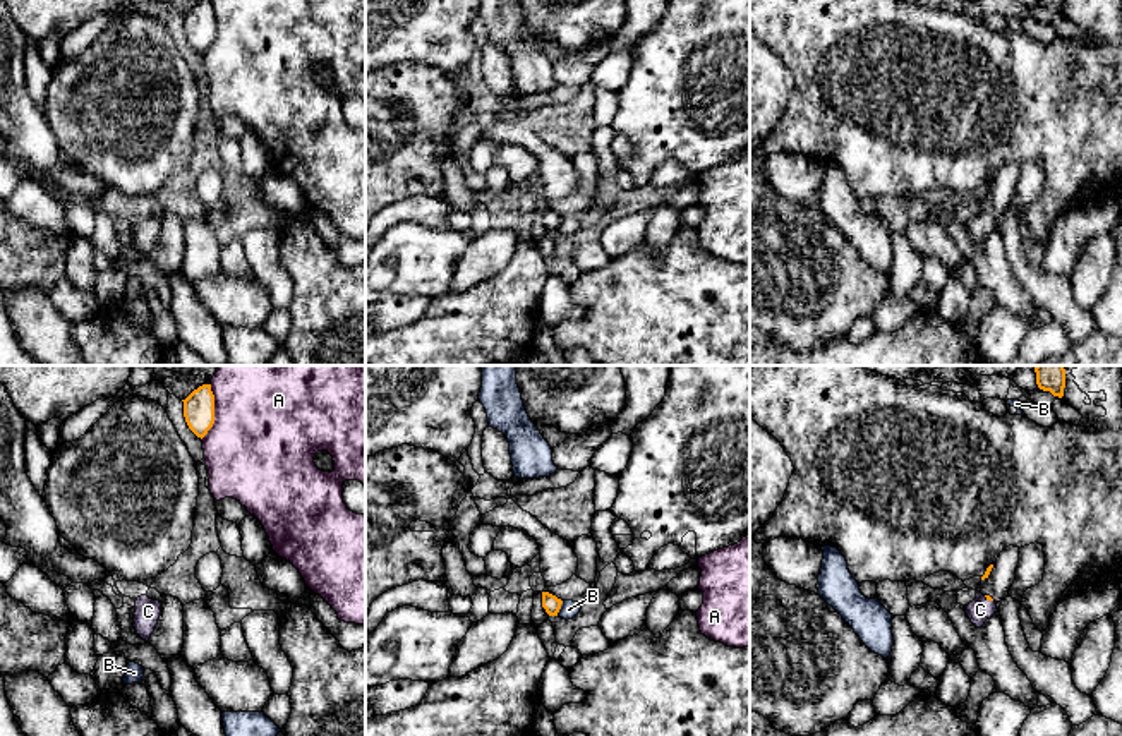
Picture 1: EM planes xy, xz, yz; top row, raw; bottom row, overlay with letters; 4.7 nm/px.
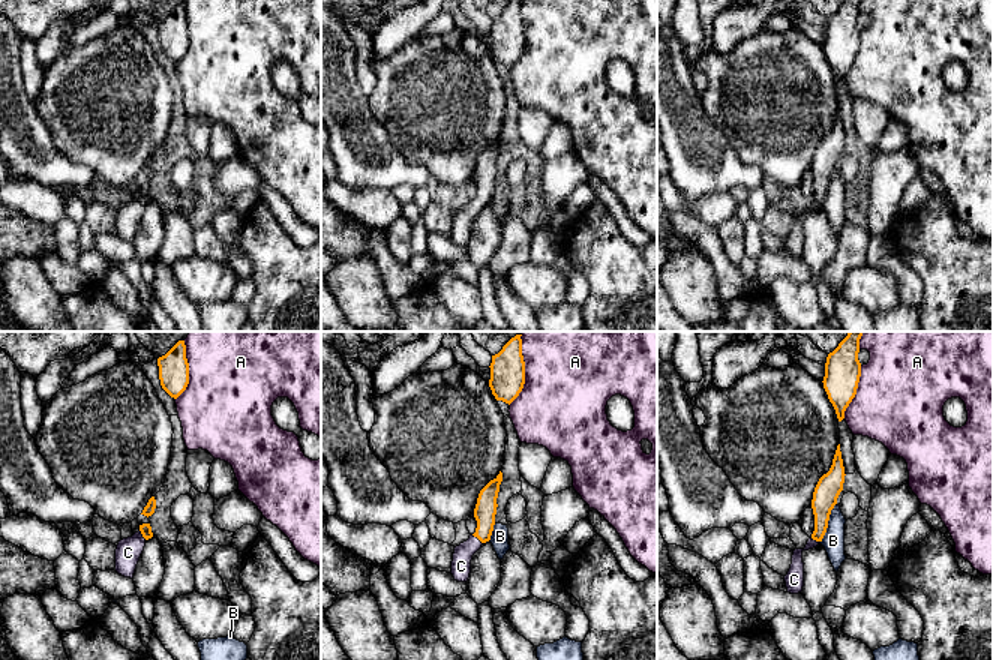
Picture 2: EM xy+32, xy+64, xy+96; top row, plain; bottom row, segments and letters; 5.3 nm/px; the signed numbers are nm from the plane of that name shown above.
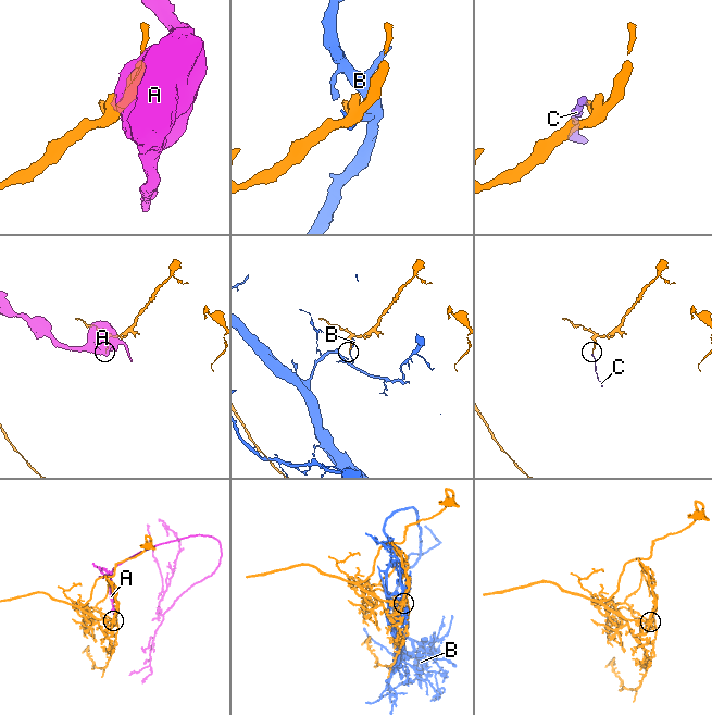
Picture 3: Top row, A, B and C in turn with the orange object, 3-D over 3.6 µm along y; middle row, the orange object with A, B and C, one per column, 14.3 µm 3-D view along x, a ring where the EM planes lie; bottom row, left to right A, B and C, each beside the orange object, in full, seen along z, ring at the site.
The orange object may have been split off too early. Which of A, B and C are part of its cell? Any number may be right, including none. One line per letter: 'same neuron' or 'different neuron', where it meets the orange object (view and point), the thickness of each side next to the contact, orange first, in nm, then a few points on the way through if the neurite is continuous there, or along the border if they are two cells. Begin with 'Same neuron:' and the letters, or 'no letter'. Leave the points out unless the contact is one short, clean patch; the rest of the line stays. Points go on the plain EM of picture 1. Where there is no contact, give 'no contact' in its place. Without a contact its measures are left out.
Same neuron: C
A: different neuron; contact xy (213, 28); calibres 140 and 460 nm
B: different neuron; contact xz (560, 223); calibres 80 and 80 nm
C: same neuron; contact yz (989, 215); calibres 20 and 110 nm; way yz (989, 213), (989, 215), (980, 225)

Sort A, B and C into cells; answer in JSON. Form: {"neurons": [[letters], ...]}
{"neurons": [["A"], ["B"], ["C"]]}

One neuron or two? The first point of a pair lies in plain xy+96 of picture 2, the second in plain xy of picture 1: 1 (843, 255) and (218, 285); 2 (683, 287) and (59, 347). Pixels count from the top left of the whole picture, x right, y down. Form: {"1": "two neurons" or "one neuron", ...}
{"1": "two neurons", "2": "one neuron"}

